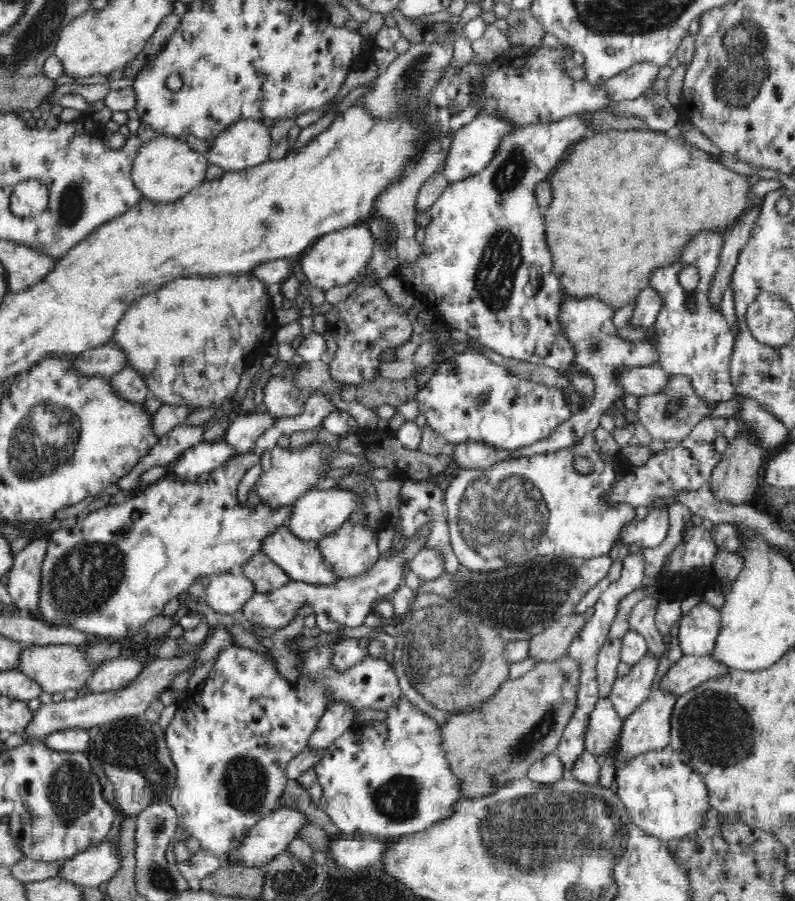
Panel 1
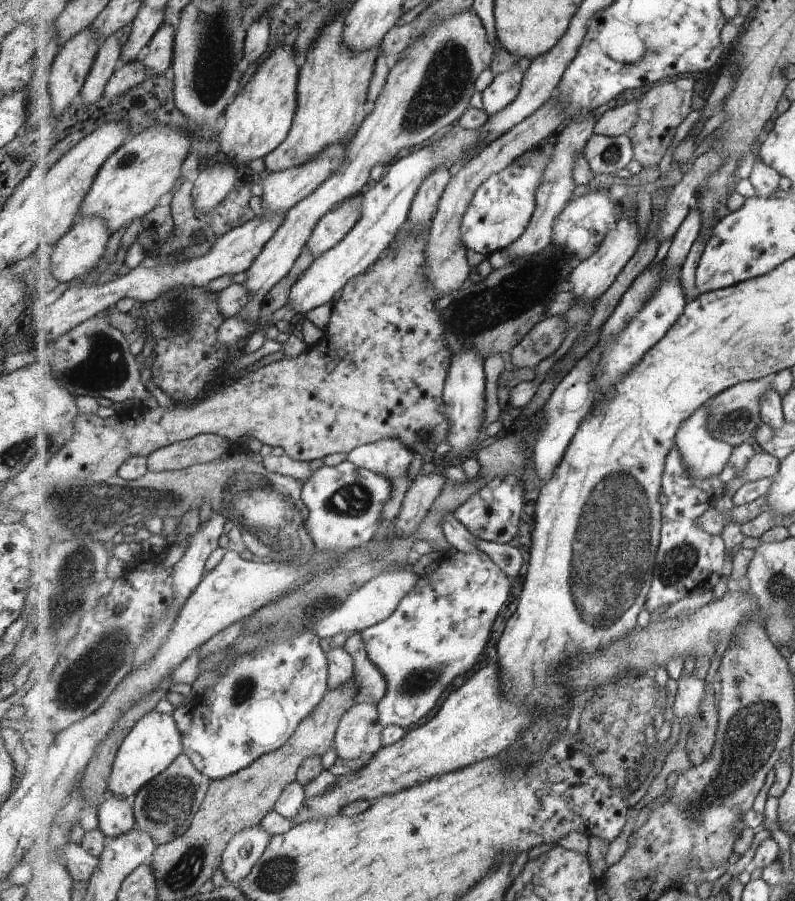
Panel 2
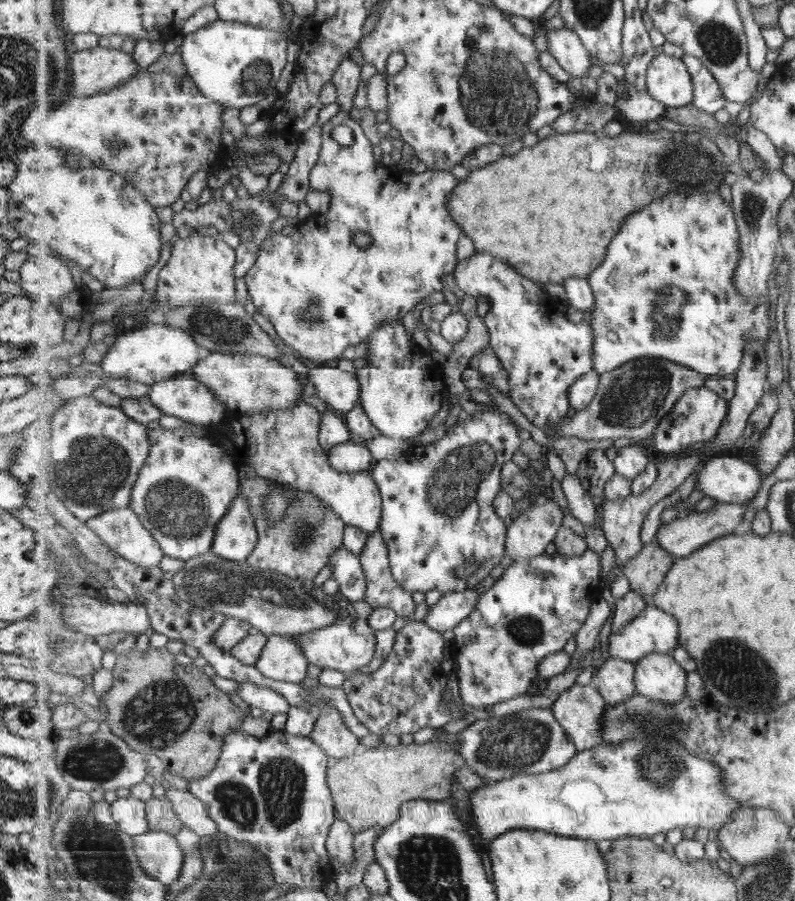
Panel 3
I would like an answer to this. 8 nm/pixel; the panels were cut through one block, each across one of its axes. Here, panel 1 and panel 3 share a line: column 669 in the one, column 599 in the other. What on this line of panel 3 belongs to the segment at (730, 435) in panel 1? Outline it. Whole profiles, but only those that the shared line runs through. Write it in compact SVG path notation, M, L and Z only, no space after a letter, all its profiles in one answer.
M594 449L588 457L581 462L579 478L585 489L592 496L603 499L605 486L611 481L616 473L614 461L609 460L605 455L605 449Z

